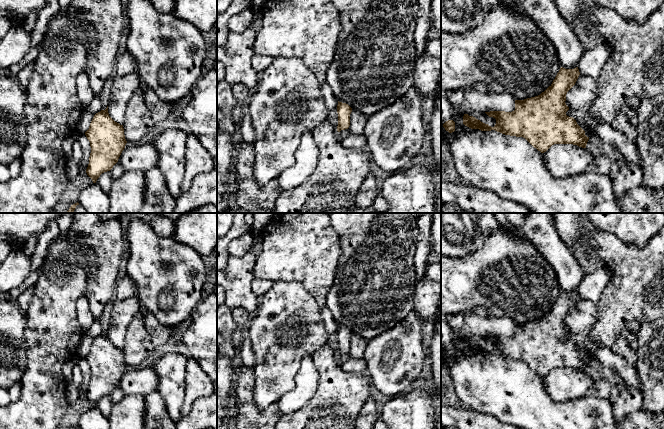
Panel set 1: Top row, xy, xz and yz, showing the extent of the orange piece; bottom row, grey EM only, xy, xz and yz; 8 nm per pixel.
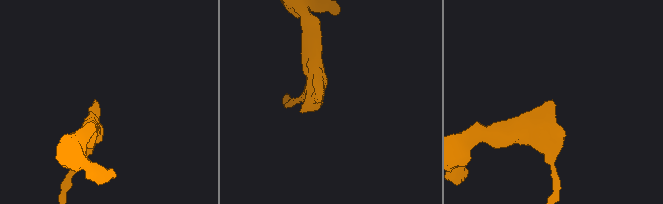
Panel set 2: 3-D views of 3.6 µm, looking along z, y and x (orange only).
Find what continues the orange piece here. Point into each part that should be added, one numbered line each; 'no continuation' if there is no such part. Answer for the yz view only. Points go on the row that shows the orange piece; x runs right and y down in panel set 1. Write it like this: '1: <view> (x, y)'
1: yz (592, 61)

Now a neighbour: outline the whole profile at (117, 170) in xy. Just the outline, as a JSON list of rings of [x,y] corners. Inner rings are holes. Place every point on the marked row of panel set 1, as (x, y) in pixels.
[[[116,163],[113,168],[110,170],[110,173],[112,175],[112,180],[118,179],[121,175],[125,173],[125,169],[118,163]]]

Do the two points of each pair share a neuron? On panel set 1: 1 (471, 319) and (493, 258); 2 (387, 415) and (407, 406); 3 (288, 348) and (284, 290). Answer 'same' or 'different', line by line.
1: different
2: same
3: same

